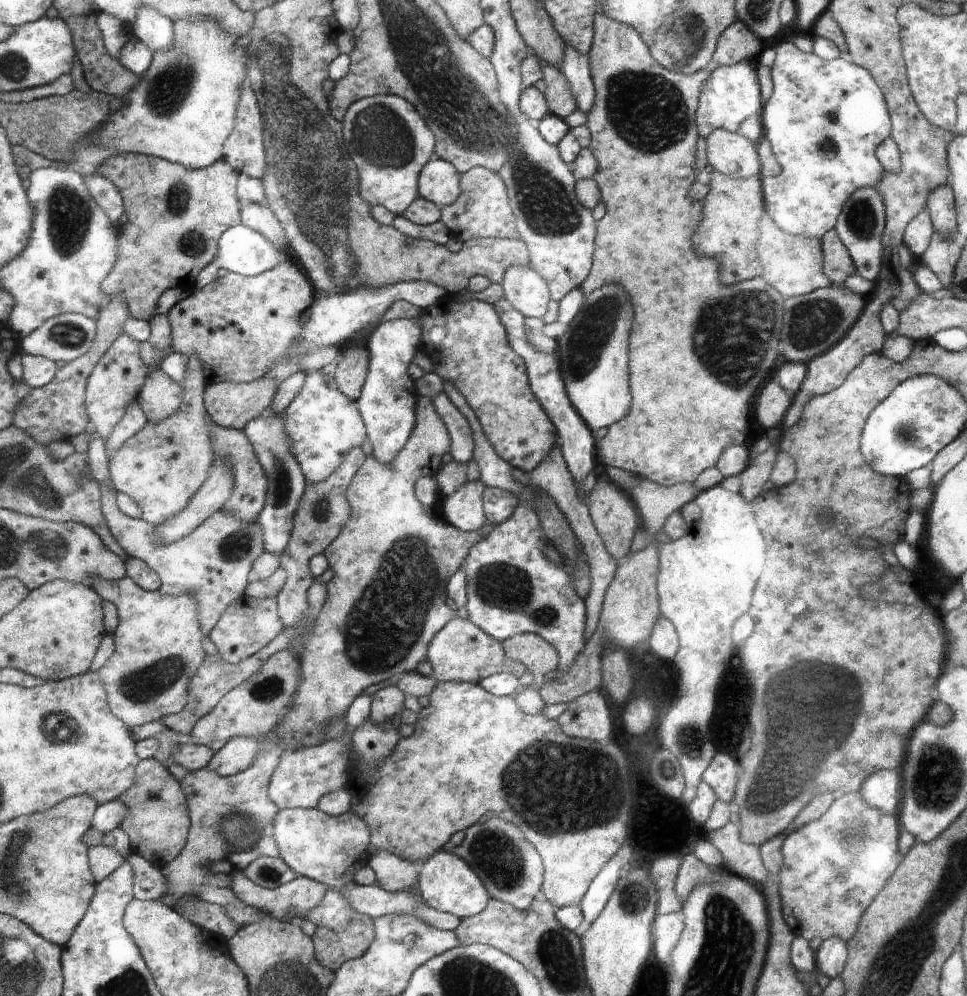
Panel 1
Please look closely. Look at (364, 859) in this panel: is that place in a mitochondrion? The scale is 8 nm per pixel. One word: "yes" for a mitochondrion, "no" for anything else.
no

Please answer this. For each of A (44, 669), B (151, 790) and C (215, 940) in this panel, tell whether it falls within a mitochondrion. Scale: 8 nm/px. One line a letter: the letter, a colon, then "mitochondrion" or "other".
A: other
B: mitochondrion
C: other

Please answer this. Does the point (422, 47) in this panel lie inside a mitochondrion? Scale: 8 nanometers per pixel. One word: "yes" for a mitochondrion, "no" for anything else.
yes

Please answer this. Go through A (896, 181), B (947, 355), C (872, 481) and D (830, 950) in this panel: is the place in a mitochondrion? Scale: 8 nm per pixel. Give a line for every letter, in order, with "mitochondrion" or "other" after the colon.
A: other
B: other
C: other
D: other

